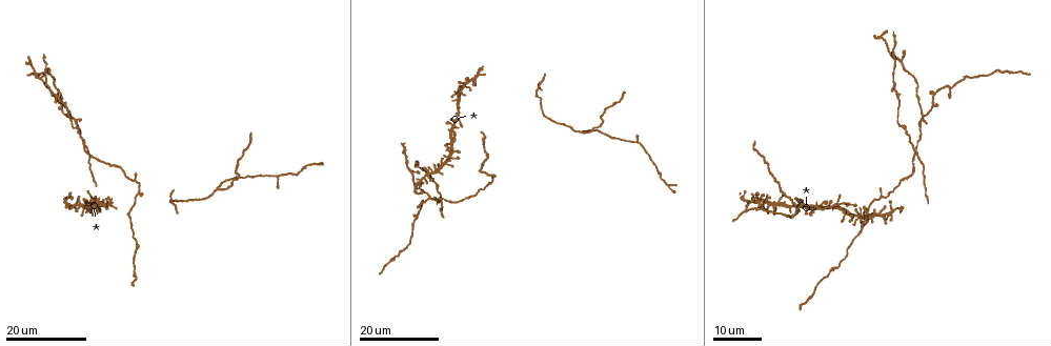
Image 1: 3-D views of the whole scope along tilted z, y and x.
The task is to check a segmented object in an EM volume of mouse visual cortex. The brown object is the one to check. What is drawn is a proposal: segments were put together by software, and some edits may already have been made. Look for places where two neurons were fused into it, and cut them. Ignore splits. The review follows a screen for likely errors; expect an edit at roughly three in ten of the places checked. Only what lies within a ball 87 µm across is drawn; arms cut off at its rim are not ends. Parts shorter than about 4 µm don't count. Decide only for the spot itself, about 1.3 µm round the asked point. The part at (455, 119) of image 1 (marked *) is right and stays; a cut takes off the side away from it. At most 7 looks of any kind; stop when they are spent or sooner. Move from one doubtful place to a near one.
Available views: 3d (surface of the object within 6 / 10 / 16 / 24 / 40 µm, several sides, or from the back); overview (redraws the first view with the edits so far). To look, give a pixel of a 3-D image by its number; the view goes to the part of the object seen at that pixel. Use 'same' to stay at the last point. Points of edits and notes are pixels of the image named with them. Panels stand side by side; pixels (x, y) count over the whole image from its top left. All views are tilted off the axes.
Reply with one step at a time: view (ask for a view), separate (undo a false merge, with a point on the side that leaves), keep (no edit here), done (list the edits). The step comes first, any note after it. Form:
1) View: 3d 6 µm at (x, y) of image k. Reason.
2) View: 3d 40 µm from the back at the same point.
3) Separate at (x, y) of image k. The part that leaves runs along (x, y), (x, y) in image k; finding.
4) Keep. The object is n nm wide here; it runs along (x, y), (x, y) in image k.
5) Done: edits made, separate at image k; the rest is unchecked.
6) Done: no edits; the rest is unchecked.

View: 3d 24 µm at (921, 112) of image 1.

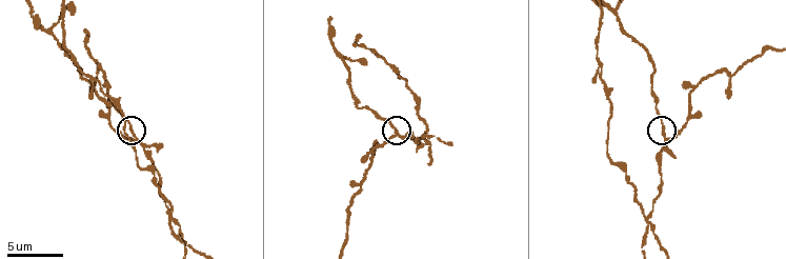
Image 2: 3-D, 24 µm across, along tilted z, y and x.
View: 3d 10 µm at (666, 135) of image 2.

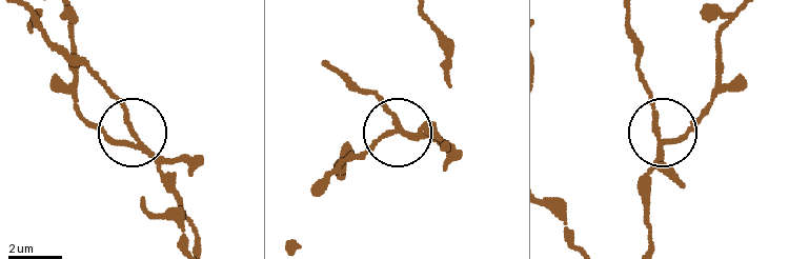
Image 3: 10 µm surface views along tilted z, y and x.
Separate at (187, 159) of image 3. The side arm is 25 µm long; the part that leaves runs along (659, 156), (708, 105), (721, 37), (739, 17) in image 3; a second neuron is stuck on.

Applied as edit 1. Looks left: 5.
View: overview.

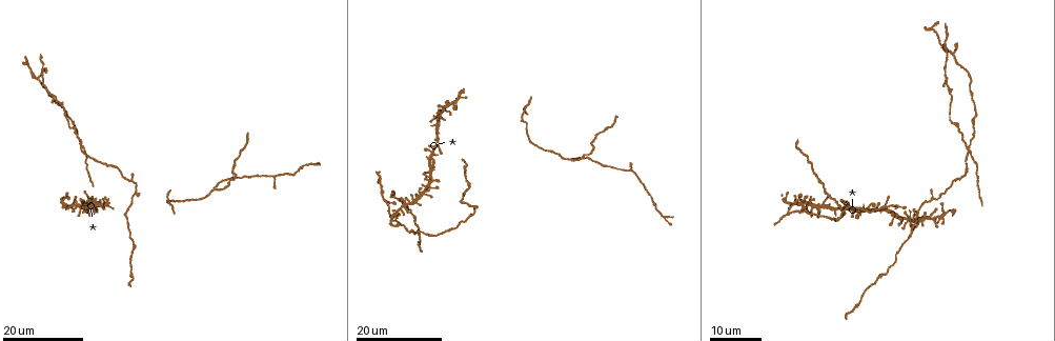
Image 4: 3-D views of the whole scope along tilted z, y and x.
View: 3d 16 µm at (216, 188) of image 4. Side arm on a straight run.

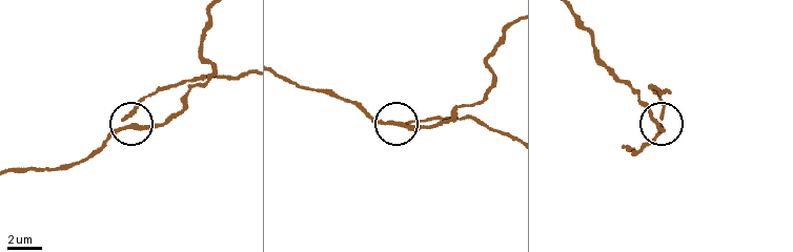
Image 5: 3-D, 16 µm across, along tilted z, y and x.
View: 3d 10 µm at (135, 126) of image 5. Closer look.

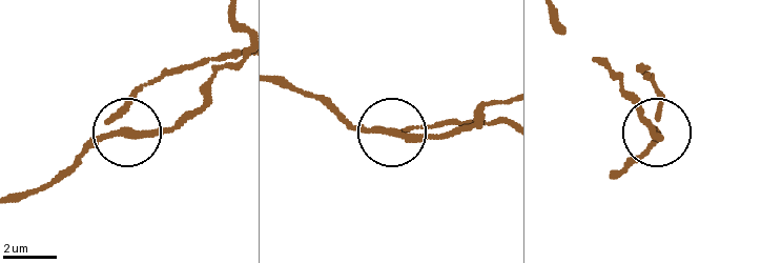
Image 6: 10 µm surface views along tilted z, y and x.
View: 3d 10 µm from the back at (125, 129) of image 6.

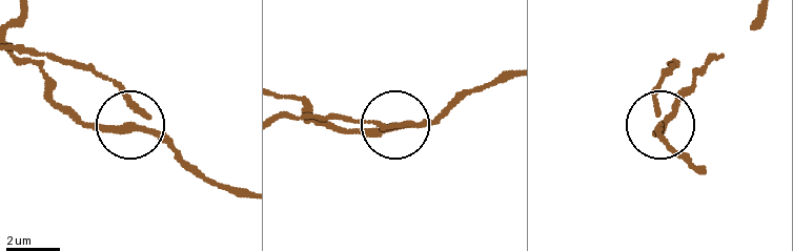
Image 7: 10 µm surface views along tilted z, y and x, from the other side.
Separate at (124, 126) of image 7. The object is 210 nm wide here; the part that leaves runs along (161, 133), (81, 126), (56, 103), (45, 79), (15, 54) in image 7; a second neuron is stuck on.

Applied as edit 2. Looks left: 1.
View: 3d 6 µm at (651, 214) of image 2. Side arm on a straight run.

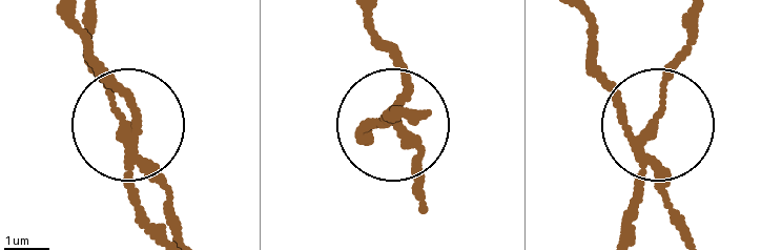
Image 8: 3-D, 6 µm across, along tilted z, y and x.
Separate at (127, 88) of image 8. The object is 190 nm wide here; the part that leaves runs along (127, 146), (137, 118), (128, 97), (71, 15) in image 8; two neurons meet here.

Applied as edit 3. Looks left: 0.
Done: edits made, separate at image 3, separate at image 7, separate at image 8; the rest is unchecked.

